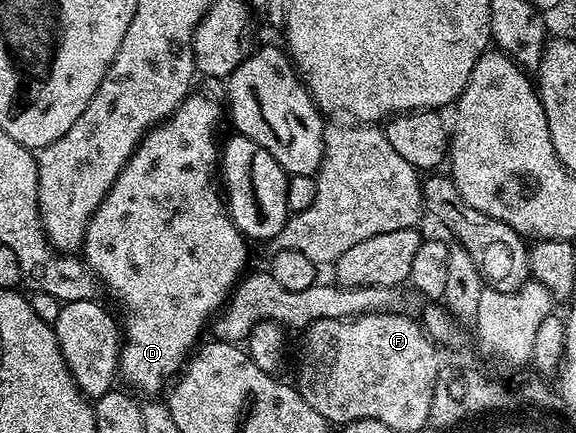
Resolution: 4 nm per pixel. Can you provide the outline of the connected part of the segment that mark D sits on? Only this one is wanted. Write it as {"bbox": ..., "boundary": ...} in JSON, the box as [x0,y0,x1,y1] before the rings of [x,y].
{"bbox":[82,95,248,393],"boundary":[[[189,95],[175,109],[172,116],[166,121],[161,121],[152,126],[148,133],[140,141],[140,146],[132,153],[132,158],[122,167],[118,179],[110,187],[108,194],[104,196],[102,203],[96,208],[87,231],[84,233],[82,257],[93,276],[106,285],[107,289],[120,301],[123,301],[128,311],[126,321],[122,323],[123,343],[120,350],[119,374],[136,388],[146,393],[156,393],[167,386],[166,381],[175,378],[187,362],[188,356],[199,342],[198,337],[203,329],[211,322],[220,309],[227,304],[236,282],[245,276],[248,265],[248,245],[244,234],[240,233],[233,223],[225,198],[222,196],[222,185],[218,180],[218,162],[222,152],[221,146],[216,145],[216,128],[220,125],[220,109],[208,97],[195,97]]]}

